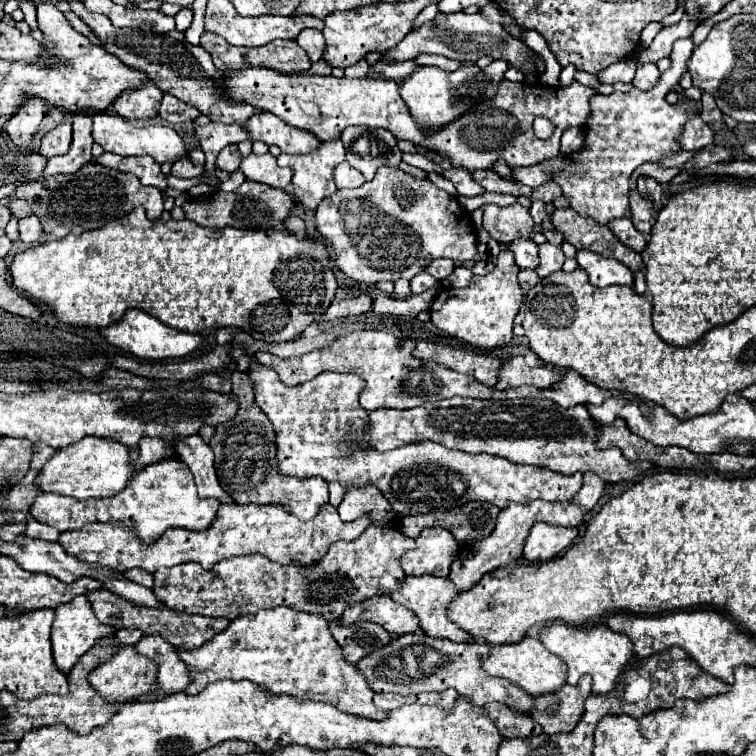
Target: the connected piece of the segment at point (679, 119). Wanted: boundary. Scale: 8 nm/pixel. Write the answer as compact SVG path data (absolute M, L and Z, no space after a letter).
M691 38L677 40L673 44L673 52L669 56L671 58L671 68L661 74L659 82L649 92L641 92L639 88L631 88L629 92L613 92L611 96L603 96L603 94L593 96L591 116L589 116L589 120L583 128L585 130L585 148L577 154L563 156L565 168L553 174L555 182L563 190L563 196L569 200L569 206L577 214L581 214L585 218L593 218L599 224L607 224L613 218L625 216L627 210L629 210L629 178L631 178L633 170L637 166L641 166L643 162L659 162L659 158L663 154L681 150L681 146L677 144L677 134L681 132L687 116L698 112L698 107L693 102L677 103L675 105L667 104L665 96L667 96L667 92L677 88L681 76L687 72L687 62L689 62L691 52L693 52Z

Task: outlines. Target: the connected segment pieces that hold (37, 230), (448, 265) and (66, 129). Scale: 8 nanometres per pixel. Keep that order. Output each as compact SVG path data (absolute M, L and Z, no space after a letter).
M29 214L29 216L19 220L19 238L21 238L21 242L25 242L25 244L37 242L39 236L41 236L41 224L39 224L39 218L35 214Z
M437 258L437 260L433 260L429 266L427 266L427 272L431 274L431 276L435 276L437 280L445 280L445 278L449 278L449 274L455 270L455 264L453 264L453 260L449 260L449 258Z
M65 120L63 124L49 130L41 138L39 154L45 156L45 158L51 158L51 156L57 156L57 154L65 154L69 150L69 146L71 146L71 122Z

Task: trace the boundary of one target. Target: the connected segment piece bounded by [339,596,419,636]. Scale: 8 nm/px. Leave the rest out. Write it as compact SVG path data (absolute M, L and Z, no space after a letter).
M373 596L373 600L363 600L361 604L349 606L343 612L343 616L339 618L339 624L347 626L353 622L381 624L393 636L415 632L415 628L419 626L417 616L413 616L413 612L409 612L409 608L399 606L389 596Z

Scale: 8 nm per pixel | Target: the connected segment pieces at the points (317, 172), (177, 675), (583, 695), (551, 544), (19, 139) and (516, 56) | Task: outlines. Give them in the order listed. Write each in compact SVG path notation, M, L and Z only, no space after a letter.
M329 140L309 154L281 154L277 164L293 170L295 196L305 208L315 210L323 198L337 190L333 182L333 168L343 160L345 148L341 140Z
M143 636L135 648L137 648L137 654L157 662L157 690L151 690L135 698L135 702L161 700L169 694L181 692L191 684L189 666L181 662L175 648L169 642L161 640L161 636Z
M583 676L577 686L565 684L561 690L535 698L531 718L543 726L545 734L571 732L585 712L585 700L591 694L591 678Z
M545 522L533 524L525 546L523 546L523 560L525 562L549 562L559 556L577 536L577 528L565 526L549 526Z
M37 96L23 100L21 108L17 108L17 112L7 120L7 124L3 128L13 138L15 146L29 148L29 142L31 142L33 134L37 132L45 110L47 110L45 100L37 100Z
M457 12L457 14L439 14L433 22L423 24L417 32L409 32L395 48L389 48L385 54L381 54L381 62L383 64L395 64L395 62L405 62L405 60L413 60L419 54L441 54L453 60L459 60L461 64L465 62L475 62L477 58L481 58L483 54L491 56L493 60L505 60L513 66L525 66L525 64L533 64L535 62L535 52L521 42L519 38L513 38L501 24L491 24L487 22L479 12L477 14L465 14L465 12Z

